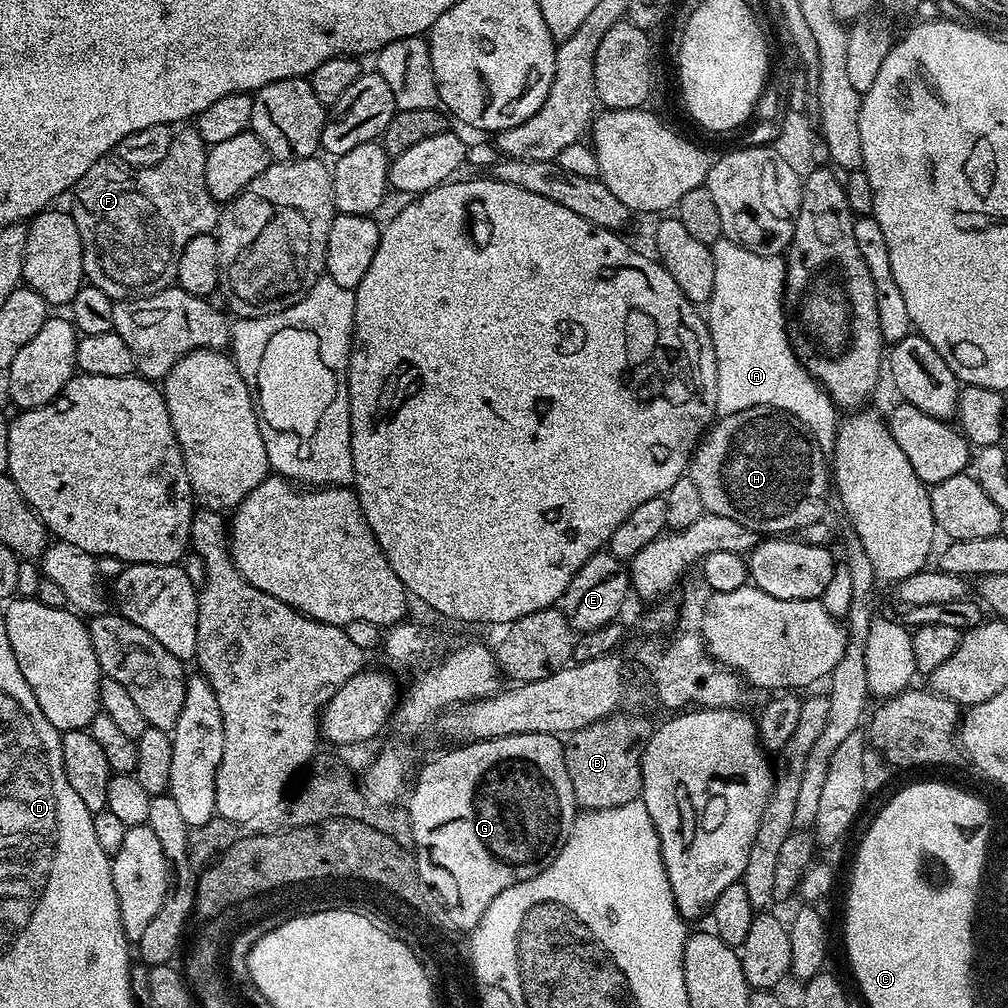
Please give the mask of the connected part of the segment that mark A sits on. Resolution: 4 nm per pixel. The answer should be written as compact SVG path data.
M727 238L716 240L710 247L714 258L714 294L706 305L706 323L716 355L717 413L723 417L751 407L772 407L789 412L806 426L818 447L825 454L830 454L836 445L838 409L826 389L800 365L788 338L784 303L785 261L780 256L751 252Z

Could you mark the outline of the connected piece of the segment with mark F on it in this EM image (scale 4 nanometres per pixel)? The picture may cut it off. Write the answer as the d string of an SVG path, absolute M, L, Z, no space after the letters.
M188 126L185 128L188 128L185 132L177 131L173 135L170 150L166 150L166 158L162 158L162 162L158 162L149 168L134 169L128 167L127 164L121 164L115 158L101 158L98 162L94 162L94 166L90 166L90 170L86 170L86 174L82 174L82 178L76 183L74 189L76 205L71 205L70 211L72 217L76 219L84 247L84 275L94 286L98 286L98 290L106 290L106 294L113 302L142 298L150 294L158 294L161 288L173 287L176 284L176 275L178 274L178 258L182 258L182 250L186 250L186 242L190 242L190 238L209 235L218 223L218 201L212 197L206 186L208 148L203 138L196 132L195 127Z

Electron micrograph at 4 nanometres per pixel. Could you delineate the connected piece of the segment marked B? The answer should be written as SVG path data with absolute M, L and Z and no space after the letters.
M624 715L599 720L567 737L564 746L566 770L570 774L570 786L574 786L574 798L581 809L590 812L606 810L641 799L640 763L654 728L640 716Z

